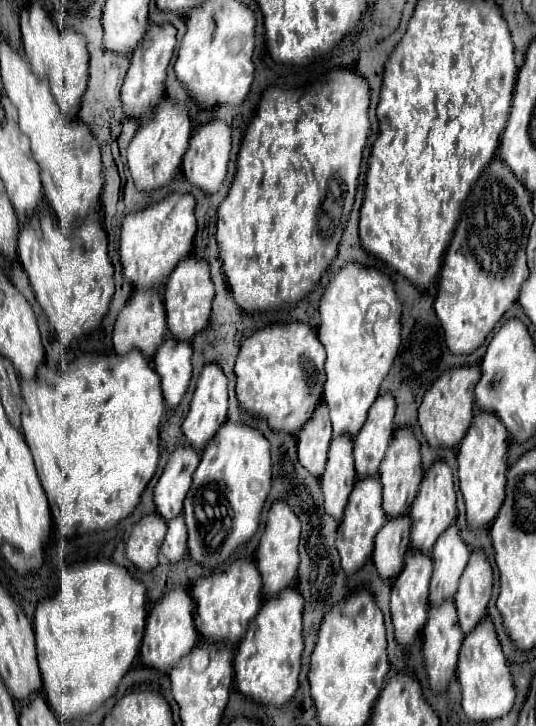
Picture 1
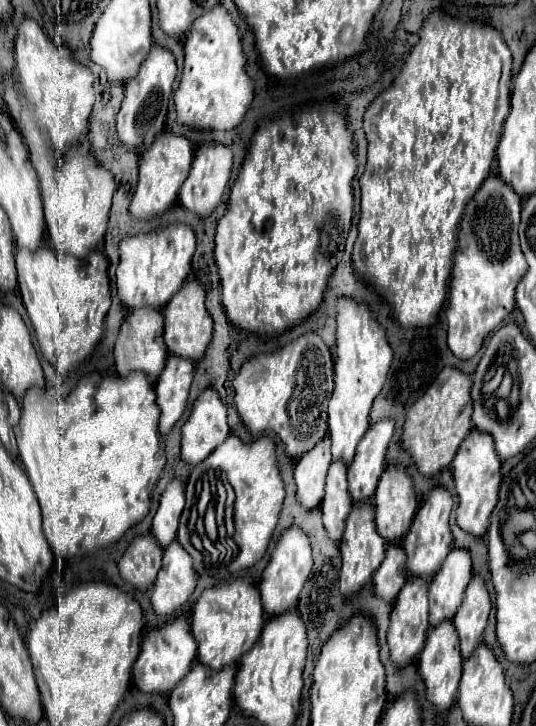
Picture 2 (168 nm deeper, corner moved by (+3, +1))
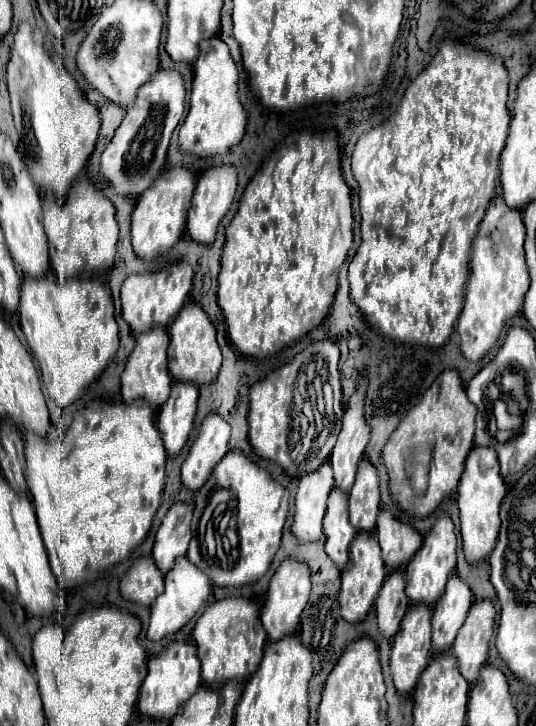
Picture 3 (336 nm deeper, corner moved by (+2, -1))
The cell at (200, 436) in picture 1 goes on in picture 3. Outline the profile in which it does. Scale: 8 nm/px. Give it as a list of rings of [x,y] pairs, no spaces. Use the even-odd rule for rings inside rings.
[[[216,413],[202,421],[200,433],[190,447],[190,453],[182,465],[182,485],[190,491],[204,487],[208,475],[212,475],[216,463],[228,453],[230,425]]]

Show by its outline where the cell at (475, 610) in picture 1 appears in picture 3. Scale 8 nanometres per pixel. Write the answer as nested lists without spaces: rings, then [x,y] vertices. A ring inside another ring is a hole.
[[[474,601],[454,645],[452,653],[458,659],[460,673],[468,683],[474,683],[480,669],[488,661],[488,643],[494,633],[496,609],[492,601]]]

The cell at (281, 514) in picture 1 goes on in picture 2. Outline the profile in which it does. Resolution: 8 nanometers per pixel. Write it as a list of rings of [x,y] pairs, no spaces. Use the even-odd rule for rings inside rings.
[[[289,525],[281,533],[281,537],[279,537],[271,557],[269,557],[269,563],[263,571],[261,583],[259,583],[261,603],[263,603],[263,609],[265,609],[267,615],[279,615],[279,613],[285,613],[291,607],[295,607],[299,593],[301,593],[301,589],[303,589],[303,585],[309,577],[311,565],[313,565],[313,557],[311,557],[311,547],[309,547],[307,535],[303,533],[301,527]]]

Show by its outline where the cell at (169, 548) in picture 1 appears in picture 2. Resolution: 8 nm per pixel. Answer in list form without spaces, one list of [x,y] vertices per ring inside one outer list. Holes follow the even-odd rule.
[[[171,541],[163,553],[163,567],[157,573],[151,605],[157,615],[169,615],[177,611],[195,589],[195,571],[191,555],[179,545],[179,541]]]

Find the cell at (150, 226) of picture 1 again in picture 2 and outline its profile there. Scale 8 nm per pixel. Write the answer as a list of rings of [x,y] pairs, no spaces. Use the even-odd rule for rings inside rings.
[[[171,223],[149,231],[147,235],[127,235],[119,243],[119,267],[117,267],[117,291],[127,309],[151,305],[155,309],[167,305],[167,301],[179,291],[181,283],[191,273],[191,257],[195,251],[193,229],[183,223]]]

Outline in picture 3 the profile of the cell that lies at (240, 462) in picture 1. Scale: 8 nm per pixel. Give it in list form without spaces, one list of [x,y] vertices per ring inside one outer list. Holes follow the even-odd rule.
[[[230,451],[230,453],[224,455],[224,459],[216,465],[216,469],[214,469],[212,477],[208,479],[208,483],[196,493],[196,501],[194,501],[194,523],[192,523],[192,535],[194,535],[194,537],[192,537],[192,541],[190,541],[188,559],[190,559],[196,567],[200,567],[200,571],[208,573],[210,581],[212,581],[214,585],[218,585],[218,587],[242,587],[242,585],[246,585],[246,583],[254,583],[254,581],[258,581],[258,579],[270,569],[270,563],[272,563],[272,559],[274,559],[274,555],[276,555],[276,551],[278,551],[278,547],[280,547],[280,537],[282,537],[282,527],[284,527],[286,515],[288,515],[288,491],[286,491],[280,483],[276,483],[276,481],[270,477],[268,471],[260,469],[256,463],[252,463],[250,459],[246,459],[240,451]],[[216,491],[224,491],[224,495],[222,495],[224,501],[222,501],[216,509],[210,509],[208,505],[210,505],[212,497],[216,495]]]

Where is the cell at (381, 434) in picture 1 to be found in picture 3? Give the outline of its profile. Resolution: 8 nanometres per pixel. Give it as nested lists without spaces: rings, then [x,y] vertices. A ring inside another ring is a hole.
[[[364,457],[358,465],[358,475],[350,491],[350,523],[362,533],[376,531],[376,517],[380,513],[380,491],[376,467]]]

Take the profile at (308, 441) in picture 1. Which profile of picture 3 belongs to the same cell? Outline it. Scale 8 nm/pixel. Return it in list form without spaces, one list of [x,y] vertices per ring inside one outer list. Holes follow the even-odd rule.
[[[330,463],[320,465],[318,471],[300,479],[292,523],[292,533],[300,543],[312,543],[322,537],[322,519],[332,487],[334,477]]]

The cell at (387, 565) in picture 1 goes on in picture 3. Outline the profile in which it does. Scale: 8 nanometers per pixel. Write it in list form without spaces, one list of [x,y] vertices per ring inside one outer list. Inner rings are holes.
[[[400,571],[390,573],[384,581],[384,587],[380,589],[380,597],[376,599],[378,629],[386,639],[392,639],[396,635],[408,607],[410,603],[404,595],[404,575]]]

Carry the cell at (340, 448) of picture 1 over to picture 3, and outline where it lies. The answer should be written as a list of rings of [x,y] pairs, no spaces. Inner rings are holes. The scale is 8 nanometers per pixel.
[[[334,489],[328,499],[328,509],[324,517],[324,535],[326,535],[326,555],[336,563],[338,569],[344,569],[348,563],[348,547],[356,537],[356,529],[348,519],[348,497],[346,493]]]

